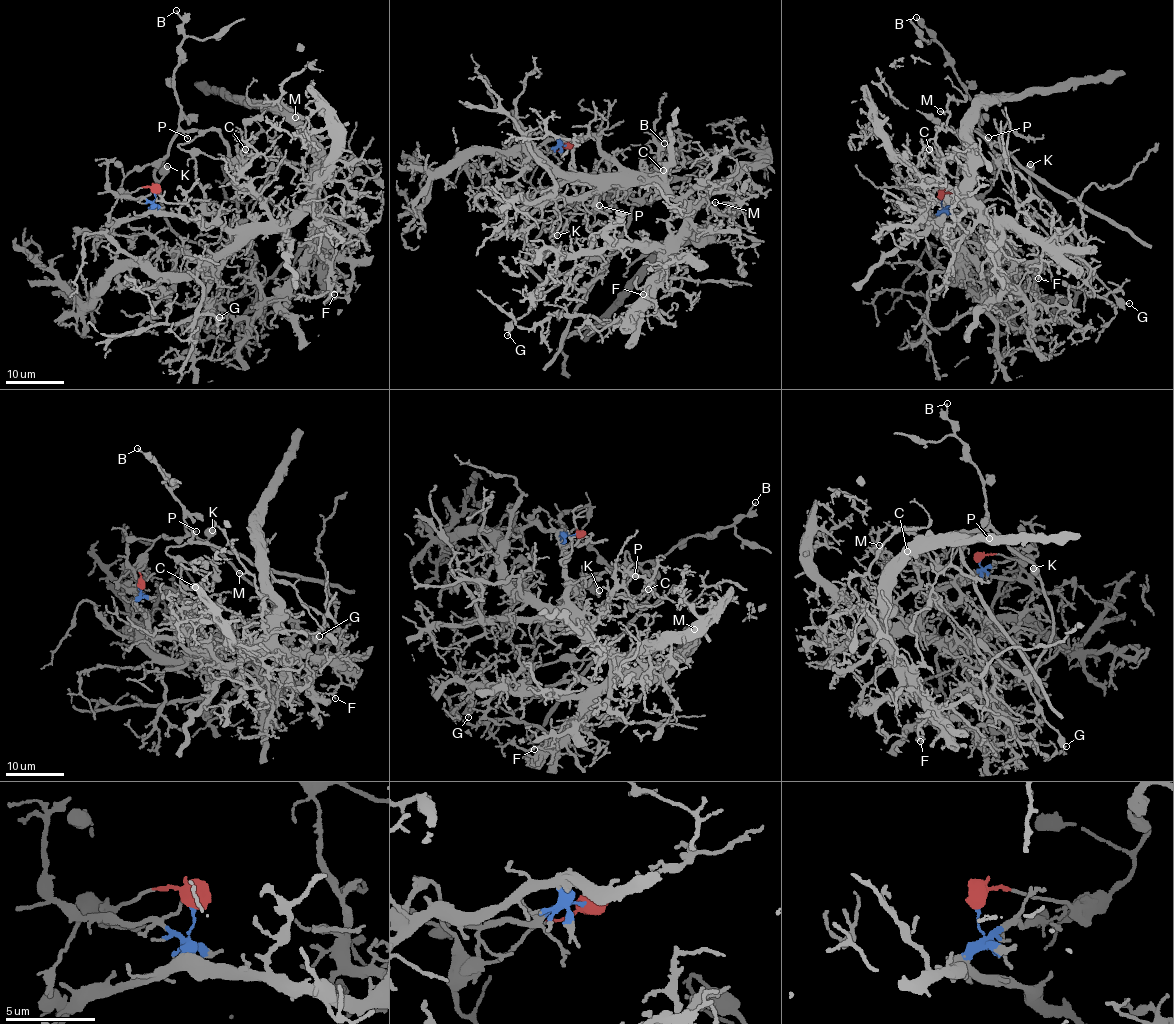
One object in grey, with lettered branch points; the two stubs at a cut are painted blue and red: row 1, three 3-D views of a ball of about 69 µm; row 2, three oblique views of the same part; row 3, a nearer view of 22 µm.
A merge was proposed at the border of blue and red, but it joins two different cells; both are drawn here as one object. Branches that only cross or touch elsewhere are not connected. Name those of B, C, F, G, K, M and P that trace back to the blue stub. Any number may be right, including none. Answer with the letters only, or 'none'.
C, F, M

